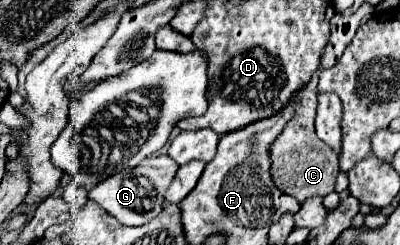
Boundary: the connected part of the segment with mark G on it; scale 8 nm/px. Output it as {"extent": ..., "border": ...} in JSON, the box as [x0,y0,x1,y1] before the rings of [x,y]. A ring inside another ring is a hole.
{"extent":[89,154,179,226],"border":[[[169,154],[149,156],[139,166],[129,168],[125,172],[117,172],[115,176],[109,176],[109,180],[103,180],[101,184],[97,184],[89,192],[89,198],[95,200],[99,206],[103,206],[123,226],[143,226],[161,212],[165,202],[165,192],[173,182],[177,170],[179,170],[179,164]]]}

